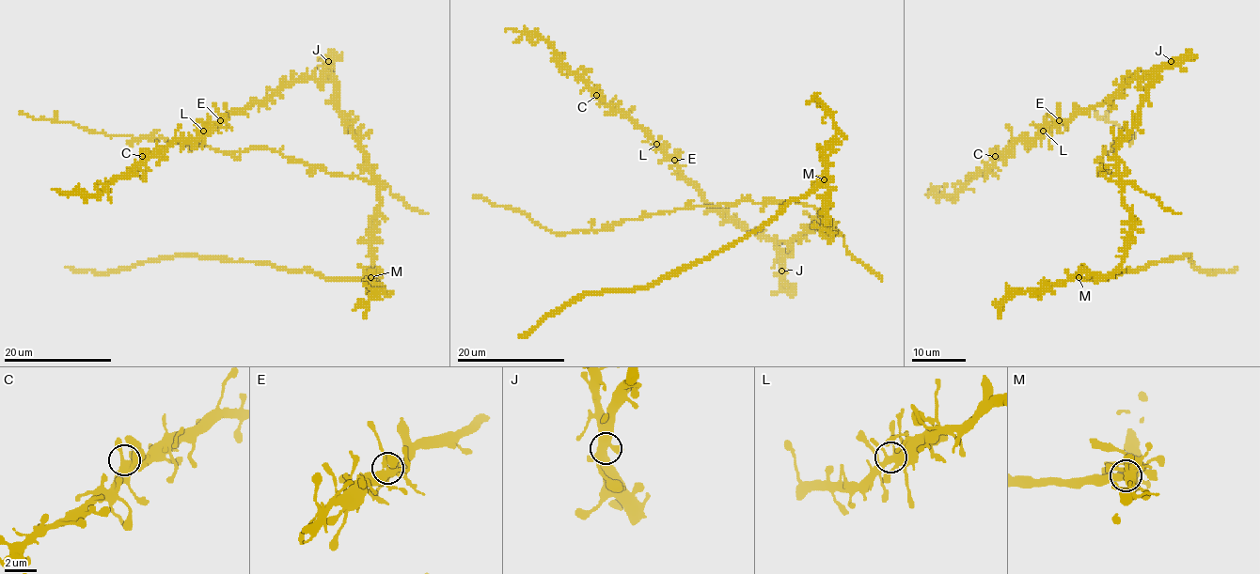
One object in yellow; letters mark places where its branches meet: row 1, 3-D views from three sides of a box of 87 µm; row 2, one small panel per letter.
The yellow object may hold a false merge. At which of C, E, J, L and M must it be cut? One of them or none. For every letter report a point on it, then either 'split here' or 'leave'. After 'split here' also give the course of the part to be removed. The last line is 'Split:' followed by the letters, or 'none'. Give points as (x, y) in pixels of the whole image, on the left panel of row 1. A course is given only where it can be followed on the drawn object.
C: place (142, 156); leave
E: place (220, 120); leave
J: place (328, 61); leave
L: place (203, 131); leave
M: place (370, 277); split here; course (370, 277), (325, 278), (317, 273), (278, 269), (269, 264), (189, 255), (153, 258), (106, 273), (65, 266)
Split: M

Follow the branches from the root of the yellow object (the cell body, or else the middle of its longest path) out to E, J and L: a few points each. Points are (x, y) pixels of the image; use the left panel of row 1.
E: (370, 162), (339, 114), (335, 77), (325, 68), (321, 77), (294, 80), (266, 100), (234, 109), (220, 120)
J: (370, 162), (360, 139), (339, 114), (335, 77), (328, 61)
L: (370, 162), (339, 114), (335, 77), (325, 68), (321, 77), (294, 80), (203, 131)

